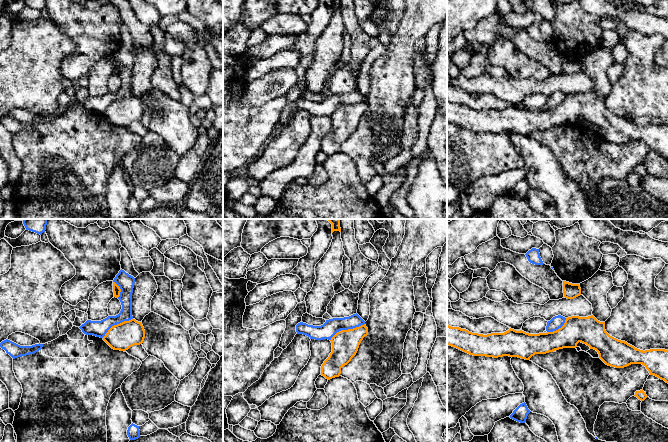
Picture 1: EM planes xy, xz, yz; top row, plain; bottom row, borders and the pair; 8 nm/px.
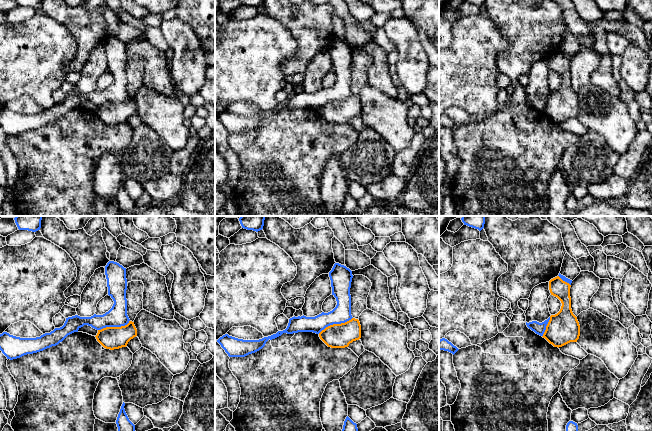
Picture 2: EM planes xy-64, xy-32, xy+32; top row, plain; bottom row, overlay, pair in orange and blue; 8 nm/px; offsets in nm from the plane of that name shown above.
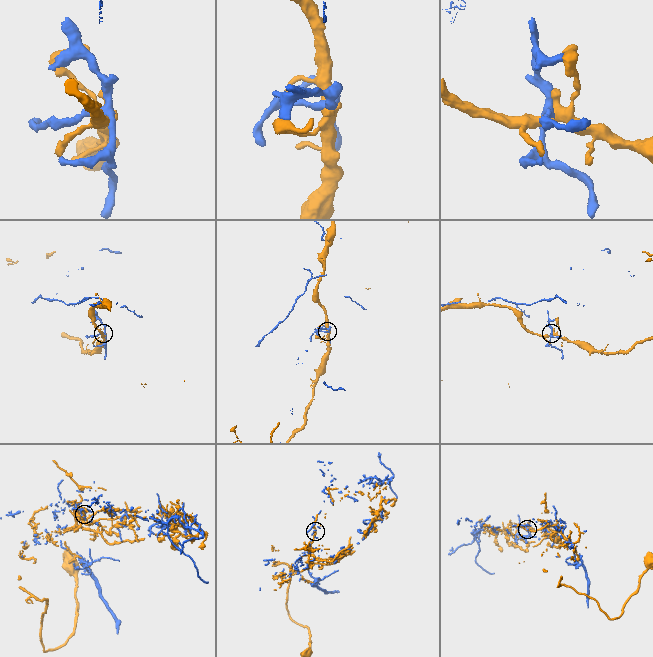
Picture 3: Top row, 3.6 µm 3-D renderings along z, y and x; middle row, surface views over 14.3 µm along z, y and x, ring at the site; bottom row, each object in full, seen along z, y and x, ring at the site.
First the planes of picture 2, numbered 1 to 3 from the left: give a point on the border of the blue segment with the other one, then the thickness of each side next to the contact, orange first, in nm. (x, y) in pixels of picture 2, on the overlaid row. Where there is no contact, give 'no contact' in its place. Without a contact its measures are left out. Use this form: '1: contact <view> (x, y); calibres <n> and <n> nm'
1: contact xy-64 (114, 327); calibres 180 and 160 nm
2: contact xy-32 (335, 324); calibres 190 and 150 nm
3: contact xy+32 (546, 327); calibres 260 and 100 nm

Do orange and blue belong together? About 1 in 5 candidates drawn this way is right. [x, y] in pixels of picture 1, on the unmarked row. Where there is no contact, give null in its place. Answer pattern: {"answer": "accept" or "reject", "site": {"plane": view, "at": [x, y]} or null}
{"answer": "reject", "site": {"plane": "xz", "at": [346, 106]}}

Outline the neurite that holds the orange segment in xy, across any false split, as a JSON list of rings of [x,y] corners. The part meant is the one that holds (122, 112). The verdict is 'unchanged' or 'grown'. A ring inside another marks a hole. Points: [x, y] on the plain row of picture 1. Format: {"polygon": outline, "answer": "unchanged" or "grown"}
{"polygon": [[[131,95],[112,102],[103,116],[114,126],[126,127],[134,121],[140,121],[145,114],[141,98]]], "answer": "unchanged"}

